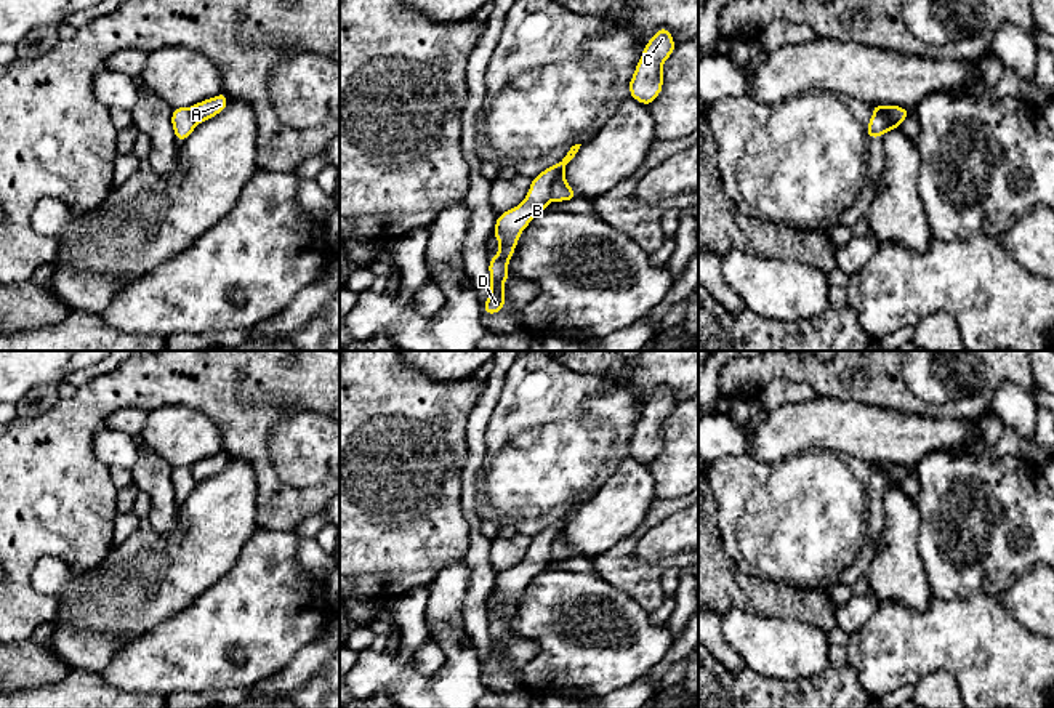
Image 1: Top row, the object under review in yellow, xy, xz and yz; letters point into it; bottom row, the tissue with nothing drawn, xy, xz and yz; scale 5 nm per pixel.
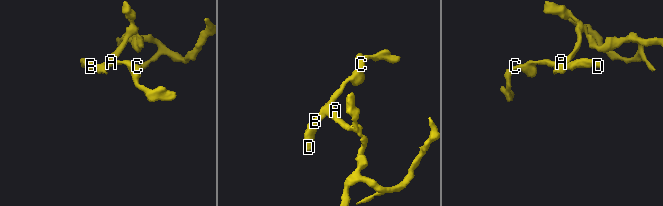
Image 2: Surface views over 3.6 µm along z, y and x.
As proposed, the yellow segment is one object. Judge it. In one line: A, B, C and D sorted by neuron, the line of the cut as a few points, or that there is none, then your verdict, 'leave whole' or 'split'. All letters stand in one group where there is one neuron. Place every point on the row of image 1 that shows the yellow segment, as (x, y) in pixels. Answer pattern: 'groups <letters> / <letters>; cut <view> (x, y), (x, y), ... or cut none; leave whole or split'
groups A C / B D; cut xz (561, 162), (550, 199); split

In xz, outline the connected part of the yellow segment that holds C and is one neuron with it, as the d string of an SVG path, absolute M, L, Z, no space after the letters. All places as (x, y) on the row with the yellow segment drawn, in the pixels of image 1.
M660 27L647 45L636 64L636 70L630 80L630 96L641 104L650 106L663 90L663 62L676 50L673 35L666 27Z

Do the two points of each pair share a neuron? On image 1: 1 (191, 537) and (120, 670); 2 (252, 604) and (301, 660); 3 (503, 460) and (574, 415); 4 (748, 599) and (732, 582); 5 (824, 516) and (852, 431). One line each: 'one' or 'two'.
1: two
2: two
3: one
4: one
5: two

